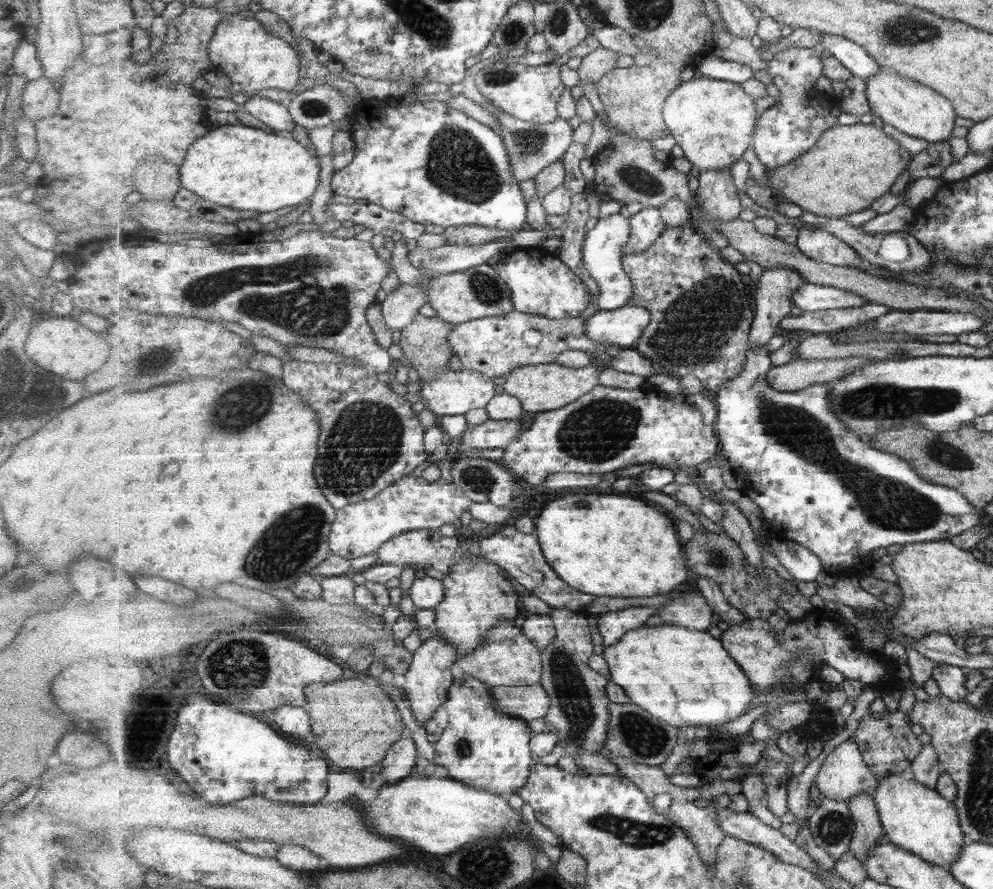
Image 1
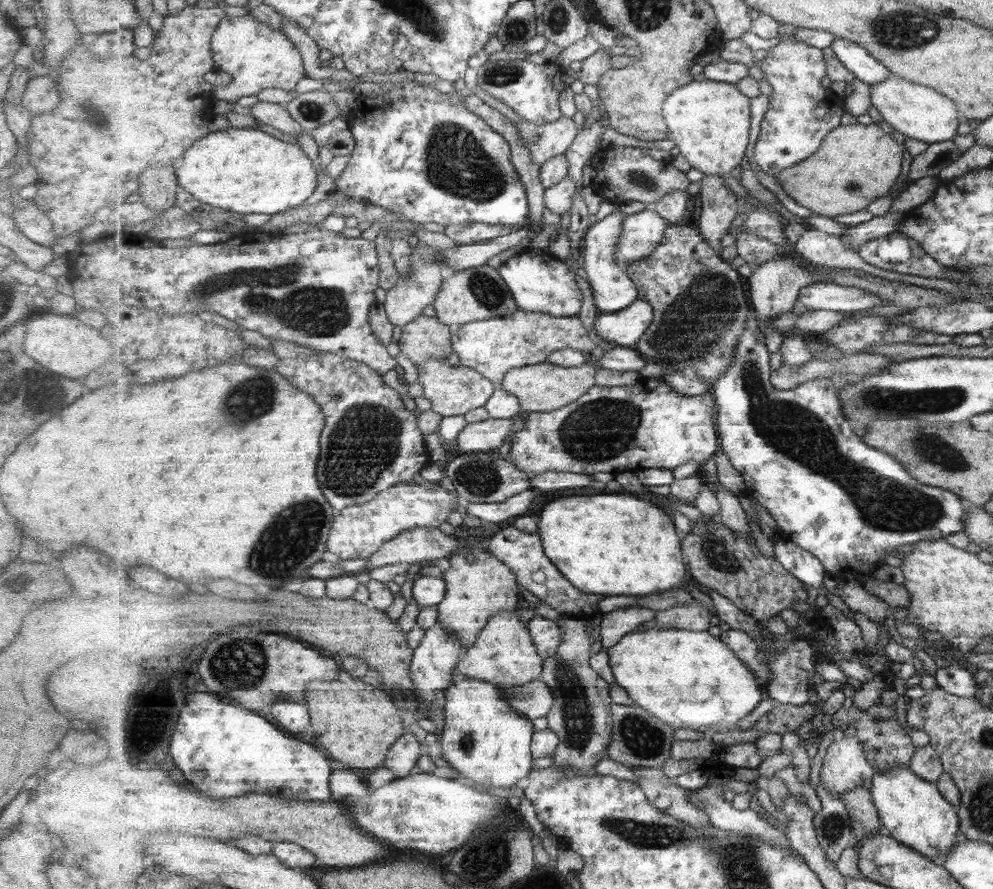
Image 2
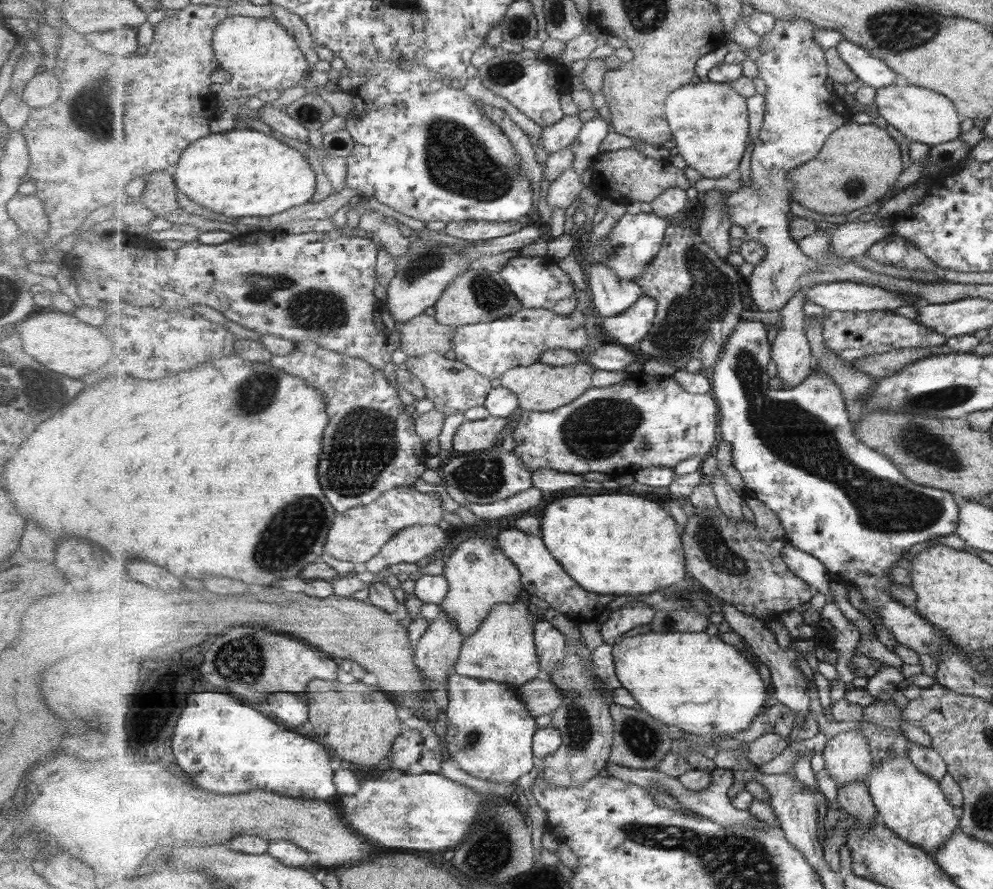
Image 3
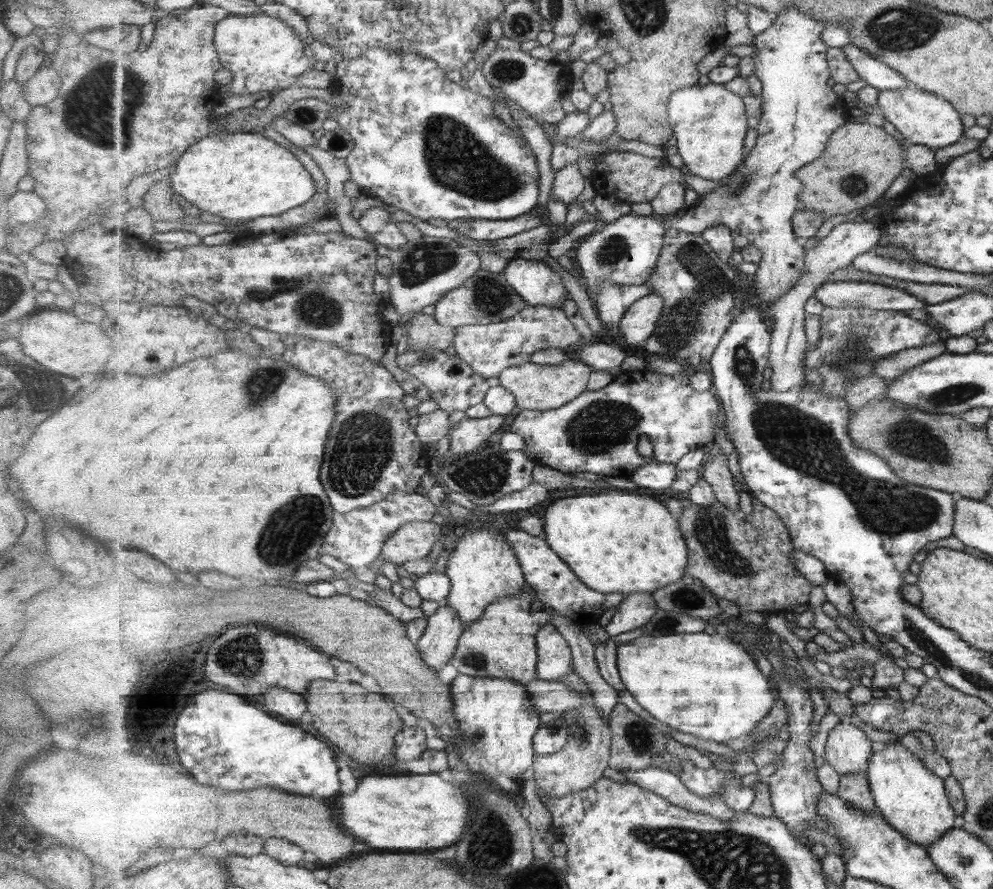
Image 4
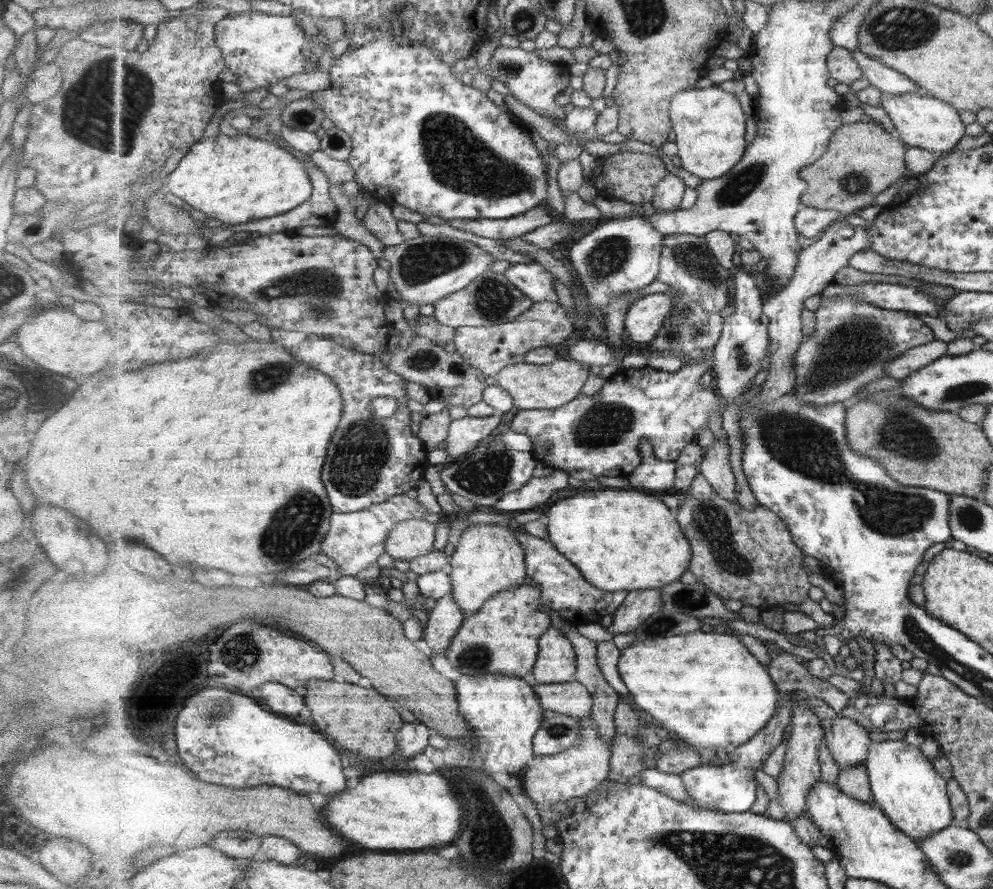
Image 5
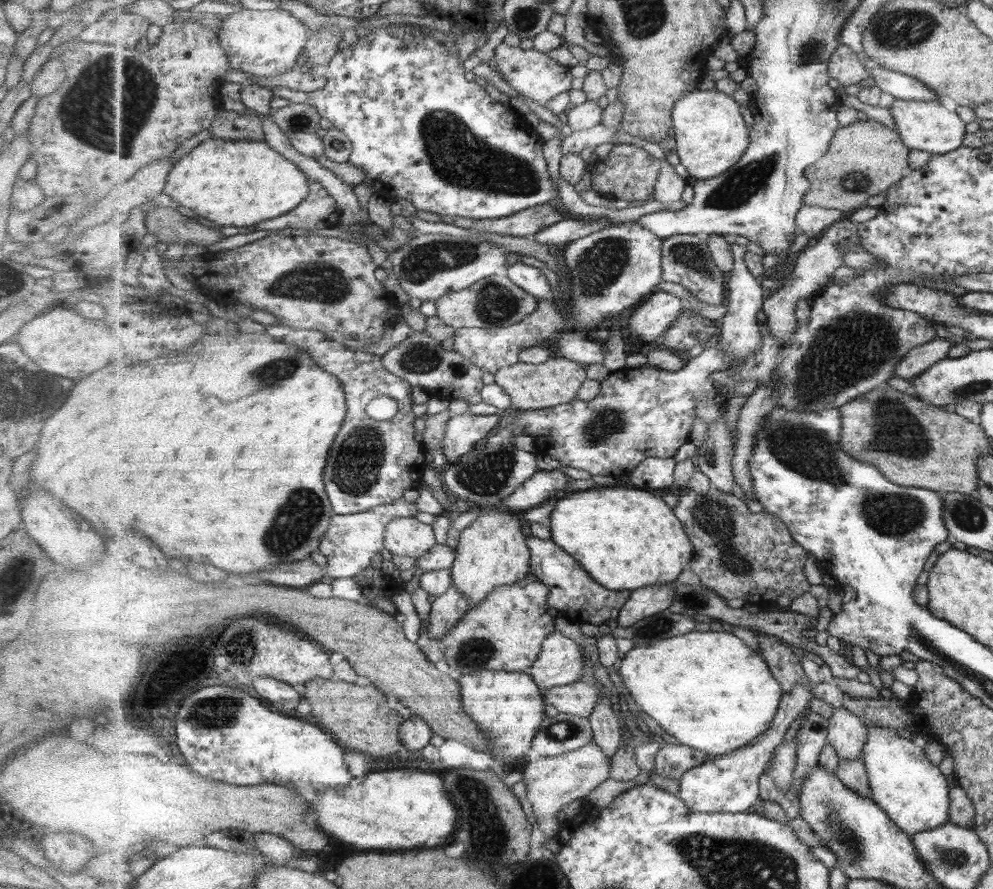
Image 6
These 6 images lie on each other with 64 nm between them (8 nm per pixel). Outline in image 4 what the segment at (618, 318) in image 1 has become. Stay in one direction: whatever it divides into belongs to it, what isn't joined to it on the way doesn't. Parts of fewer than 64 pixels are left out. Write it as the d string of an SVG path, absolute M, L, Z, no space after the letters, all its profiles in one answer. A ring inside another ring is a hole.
M655 293L638 300L627 309L621 324L619 334L627 344L644 344L653 336L655 328L658 328L658 320L663 314L665 299Z

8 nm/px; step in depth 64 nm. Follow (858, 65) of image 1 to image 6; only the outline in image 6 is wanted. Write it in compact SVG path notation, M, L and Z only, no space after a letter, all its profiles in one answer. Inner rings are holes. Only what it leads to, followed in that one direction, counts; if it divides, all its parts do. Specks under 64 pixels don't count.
M863 56L863 62L869 69L875 84L887 98L903 100L939 100L939 95L919 79L907 76L889 68L877 65L869 56Z

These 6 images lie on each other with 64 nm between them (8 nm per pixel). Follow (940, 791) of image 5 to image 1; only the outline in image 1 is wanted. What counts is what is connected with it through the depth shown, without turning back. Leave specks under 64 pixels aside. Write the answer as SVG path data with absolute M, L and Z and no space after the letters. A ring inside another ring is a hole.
M910 772L879 777L879 787L872 795L878 805L886 838L891 842L914 852L928 863L951 871L955 859L963 852L970 840L963 832L958 808L937 789L915 779Z

